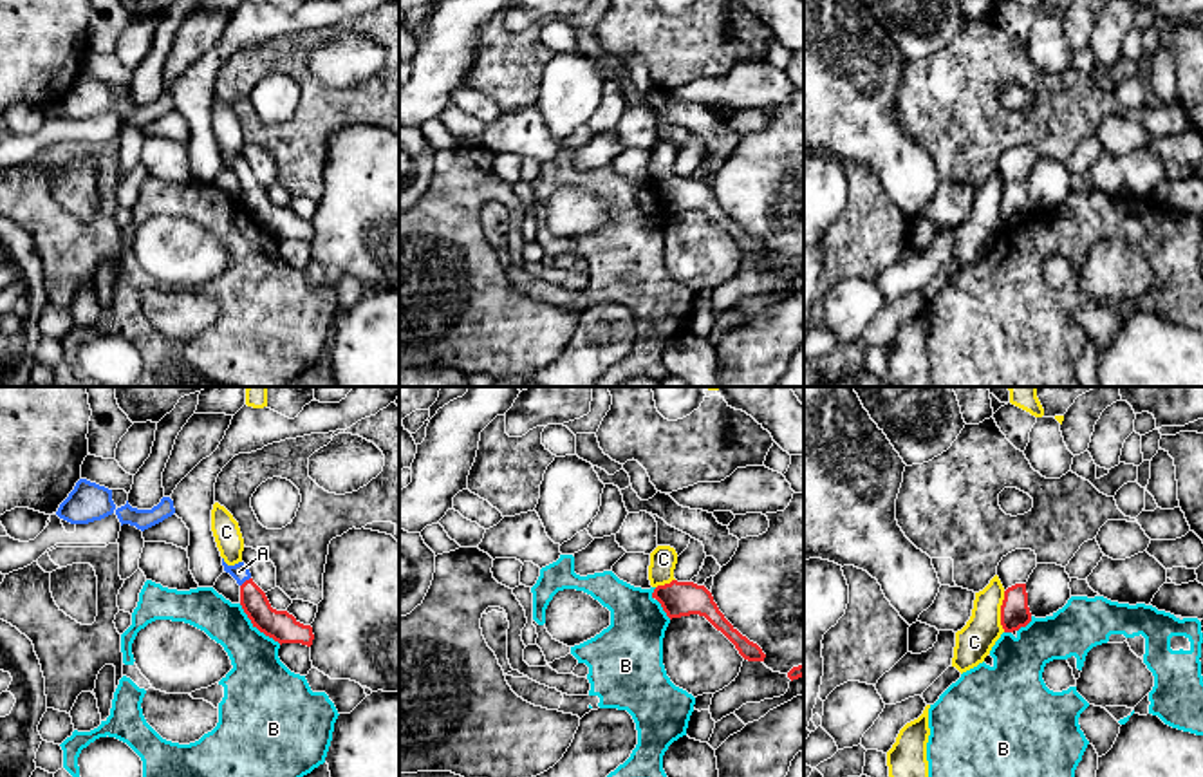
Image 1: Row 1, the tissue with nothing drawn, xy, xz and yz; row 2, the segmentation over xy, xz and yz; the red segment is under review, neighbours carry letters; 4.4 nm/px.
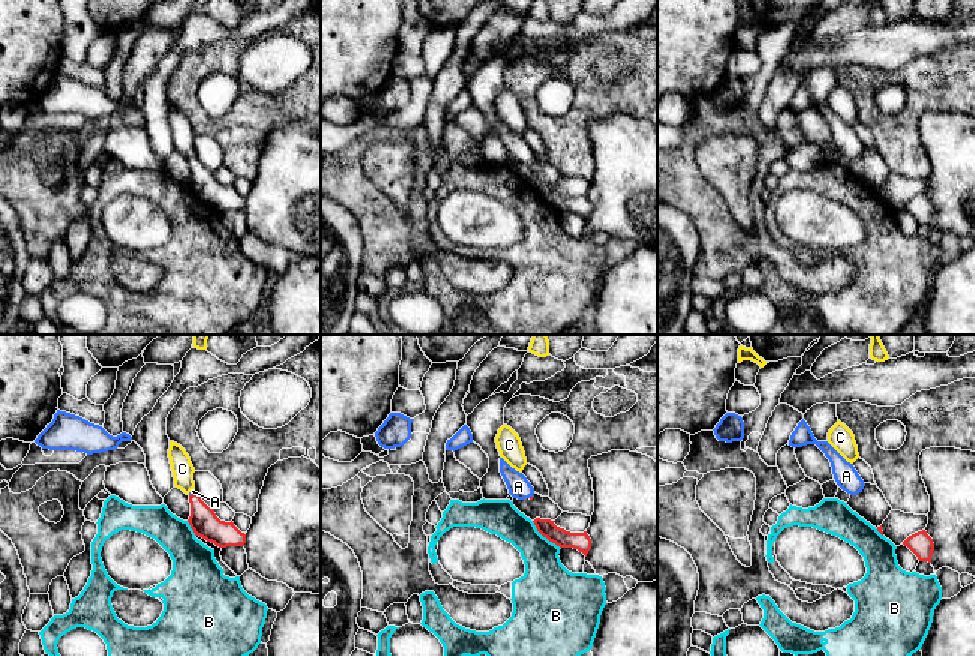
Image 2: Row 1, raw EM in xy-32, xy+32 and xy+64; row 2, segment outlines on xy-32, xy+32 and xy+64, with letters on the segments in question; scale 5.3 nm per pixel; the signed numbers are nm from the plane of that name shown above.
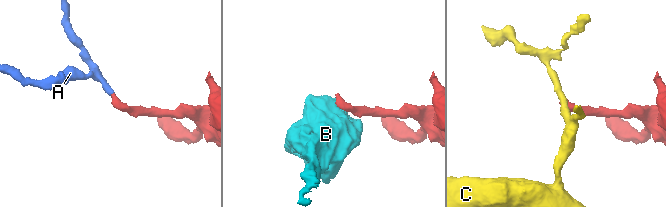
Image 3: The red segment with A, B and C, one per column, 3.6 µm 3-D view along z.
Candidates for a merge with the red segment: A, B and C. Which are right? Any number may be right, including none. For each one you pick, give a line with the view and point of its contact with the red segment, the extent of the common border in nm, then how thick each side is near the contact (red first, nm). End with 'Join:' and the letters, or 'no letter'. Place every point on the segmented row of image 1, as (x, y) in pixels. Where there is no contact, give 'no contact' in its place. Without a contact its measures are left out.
A: xy (244, 582) | 60 nm | 140/80 nm
Join: A

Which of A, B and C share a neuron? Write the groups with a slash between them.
A / B / C

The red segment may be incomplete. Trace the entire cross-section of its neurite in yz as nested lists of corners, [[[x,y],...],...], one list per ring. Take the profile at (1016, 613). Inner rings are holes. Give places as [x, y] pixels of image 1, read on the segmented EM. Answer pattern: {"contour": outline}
{"contour": [[[1015,584],[1004,591],[1004,600],[1001,605],[1001,625],[1004,632],[1019,631],[1031,622],[1031,613],[1028,607],[1026,584]]]}

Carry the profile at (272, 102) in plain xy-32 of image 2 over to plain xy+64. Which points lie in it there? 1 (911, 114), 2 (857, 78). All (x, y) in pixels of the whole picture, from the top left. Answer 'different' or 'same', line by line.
1: same
2: same

